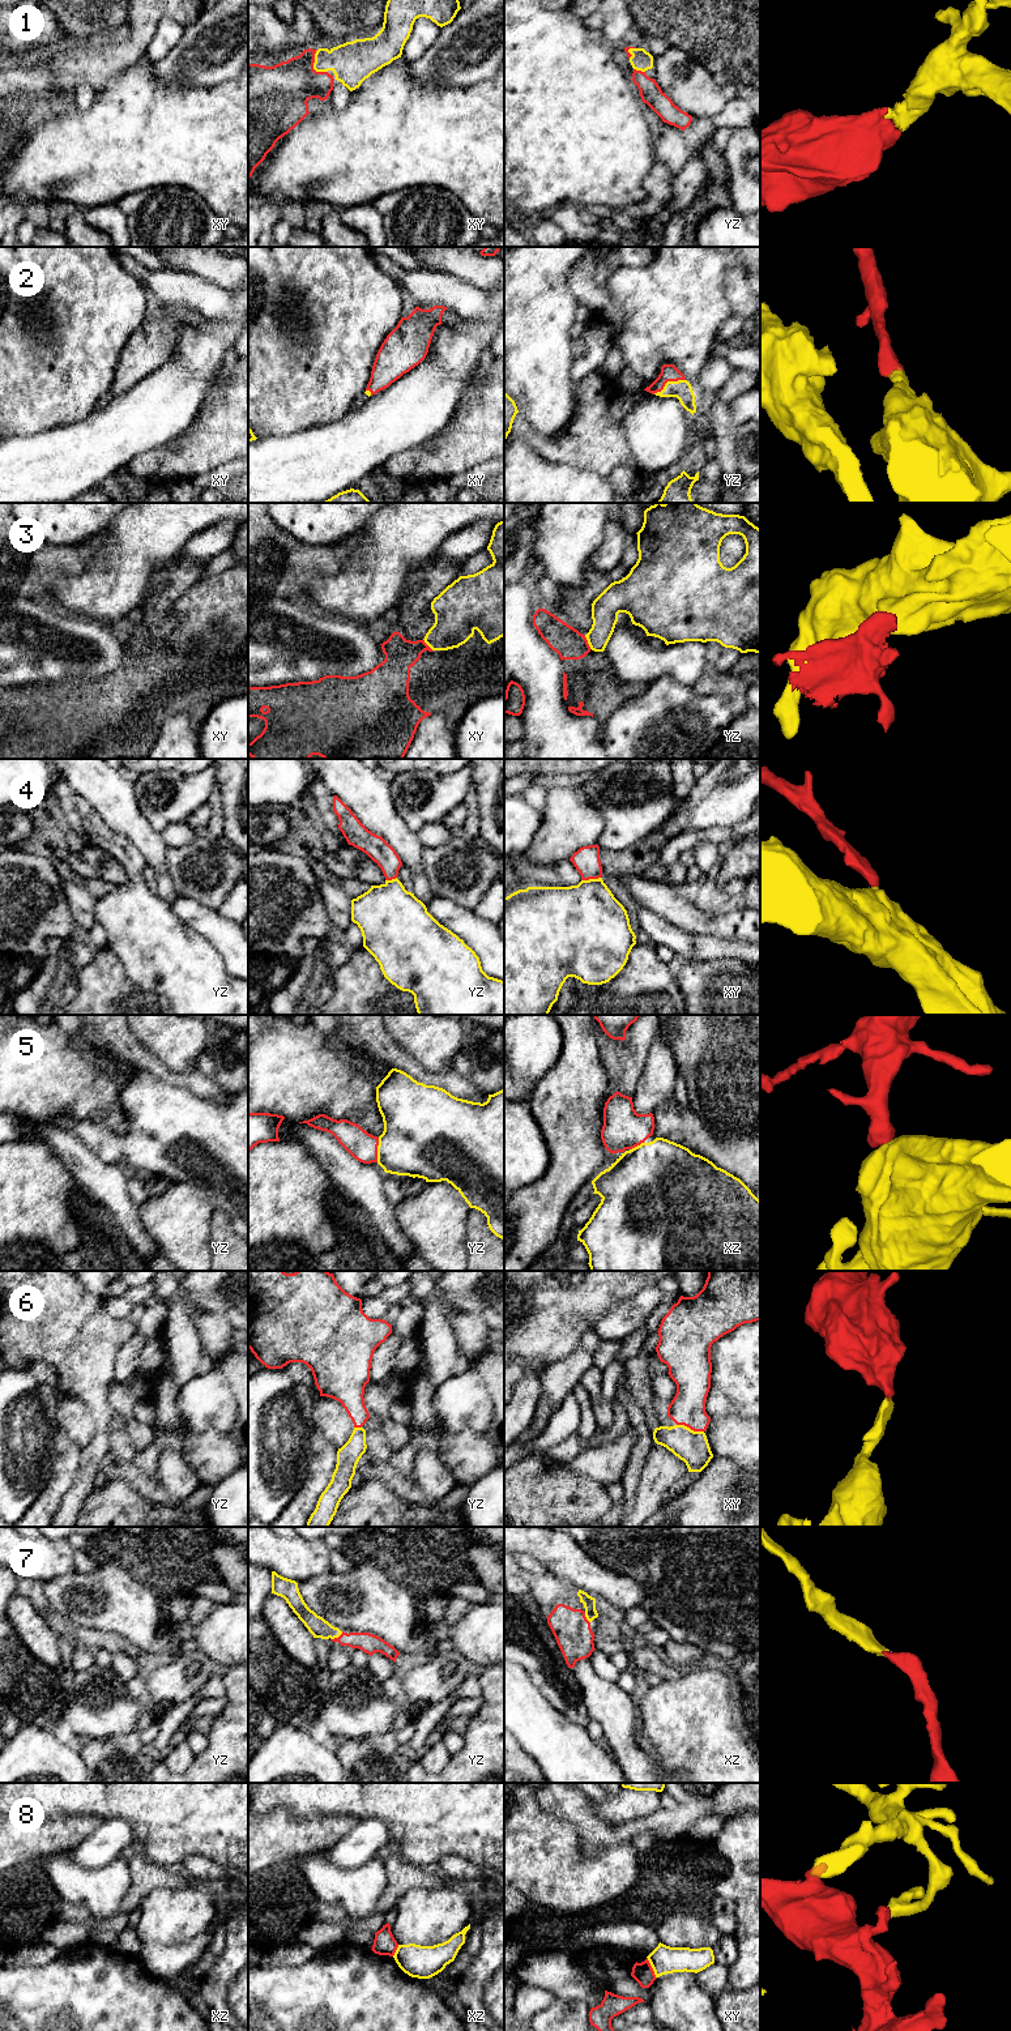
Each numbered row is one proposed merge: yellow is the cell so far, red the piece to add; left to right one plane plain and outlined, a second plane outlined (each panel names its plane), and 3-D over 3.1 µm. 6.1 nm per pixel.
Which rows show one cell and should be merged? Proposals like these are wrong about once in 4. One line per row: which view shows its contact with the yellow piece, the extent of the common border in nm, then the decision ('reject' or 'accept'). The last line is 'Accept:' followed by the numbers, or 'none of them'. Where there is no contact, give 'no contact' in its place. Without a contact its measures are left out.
1: meets yellow in xy; contact 160 nm long; accept
2: meets yellow in yz; contact 220 nm long; accept
3: meets yellow in yz; contact 100 nm long; reject
4: meets yellow in xy; contact 120 nm long; accept
5: meets yellow in yz; contact 150 nm long; accept
6: meets yellow in xy; contact 180 nm long; accept
7: meets yellow in yz; contact 90 nm long; accept
8: meets yellow in xy; contact 150 nm long; reject
Accept: 1, 2, 4, 5, 6, 7

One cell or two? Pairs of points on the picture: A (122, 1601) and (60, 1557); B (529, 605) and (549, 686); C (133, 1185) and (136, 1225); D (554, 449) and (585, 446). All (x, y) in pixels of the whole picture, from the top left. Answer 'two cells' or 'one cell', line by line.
A: two cells
B: one cell
C: two cells
D: one cell

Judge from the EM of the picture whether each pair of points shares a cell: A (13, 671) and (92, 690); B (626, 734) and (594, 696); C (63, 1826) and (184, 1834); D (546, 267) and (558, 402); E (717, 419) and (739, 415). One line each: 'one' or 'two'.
A: two
B: two
C: two
D: one
E: two

